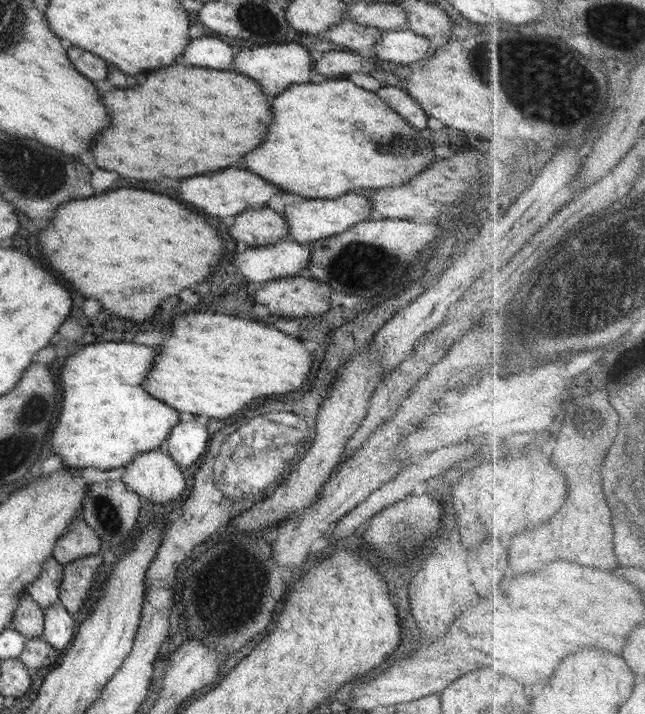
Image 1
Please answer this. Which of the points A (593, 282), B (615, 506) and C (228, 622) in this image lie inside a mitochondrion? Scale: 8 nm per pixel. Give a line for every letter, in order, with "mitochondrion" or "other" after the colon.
A: mitochondrion
B: other
C: mitochondrion

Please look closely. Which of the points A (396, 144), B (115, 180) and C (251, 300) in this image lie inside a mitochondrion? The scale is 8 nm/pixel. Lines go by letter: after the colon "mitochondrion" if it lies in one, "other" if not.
A: mitochondrion
B: other
C: other

